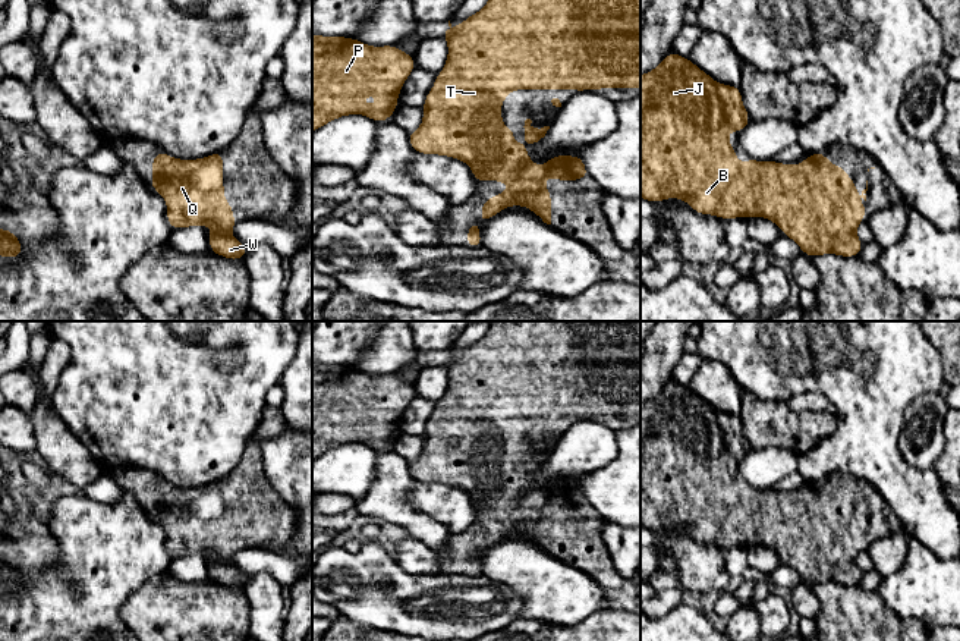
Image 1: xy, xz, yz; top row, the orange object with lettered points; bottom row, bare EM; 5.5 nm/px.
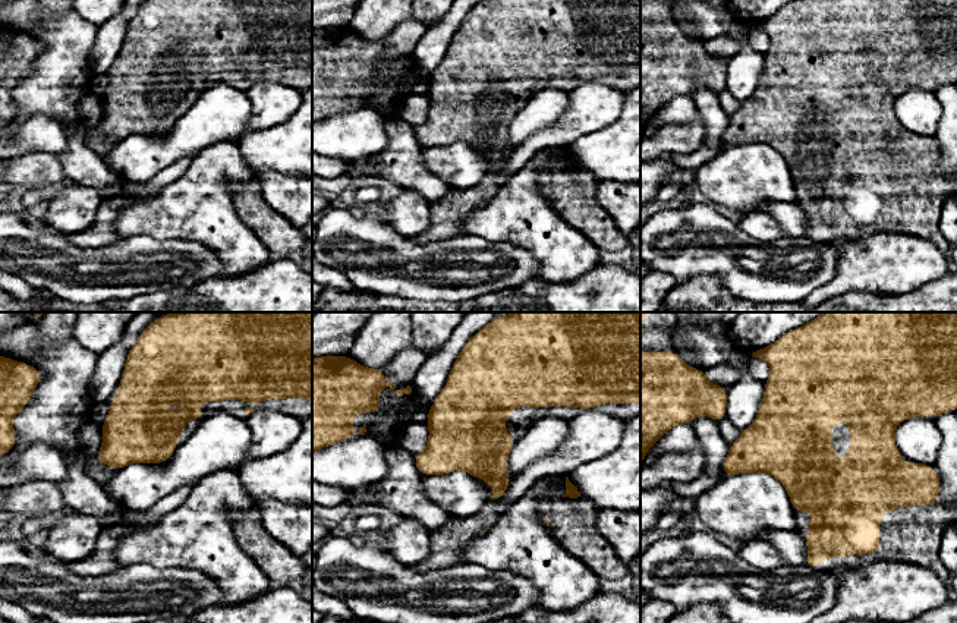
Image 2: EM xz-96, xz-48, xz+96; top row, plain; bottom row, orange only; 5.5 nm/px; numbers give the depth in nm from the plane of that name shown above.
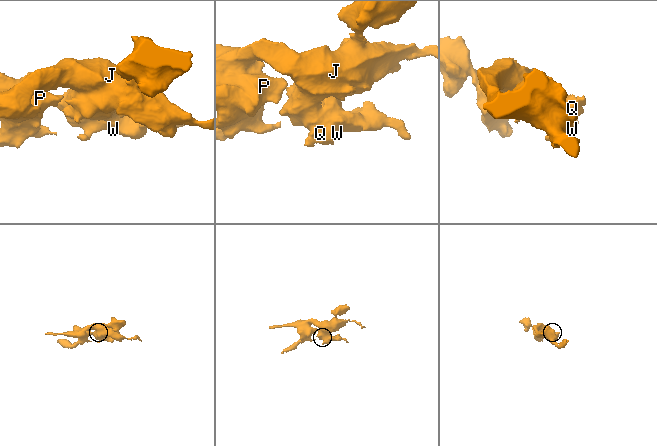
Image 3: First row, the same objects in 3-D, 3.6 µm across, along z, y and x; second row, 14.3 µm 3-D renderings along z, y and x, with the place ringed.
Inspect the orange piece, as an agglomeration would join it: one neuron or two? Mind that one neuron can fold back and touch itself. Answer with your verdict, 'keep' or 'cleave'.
keep

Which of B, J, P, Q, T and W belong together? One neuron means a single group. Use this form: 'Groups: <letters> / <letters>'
Groups: B J P Q T W

